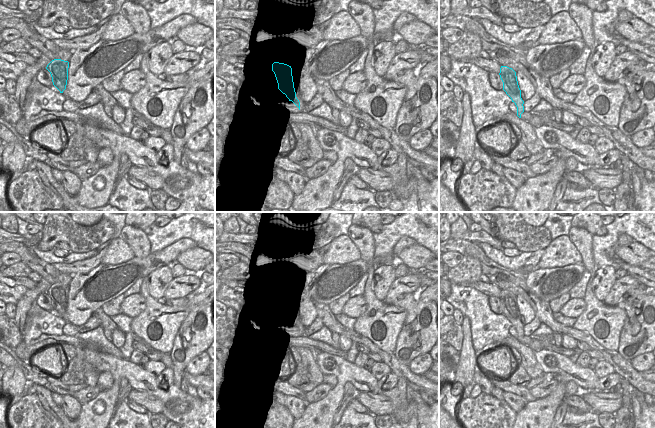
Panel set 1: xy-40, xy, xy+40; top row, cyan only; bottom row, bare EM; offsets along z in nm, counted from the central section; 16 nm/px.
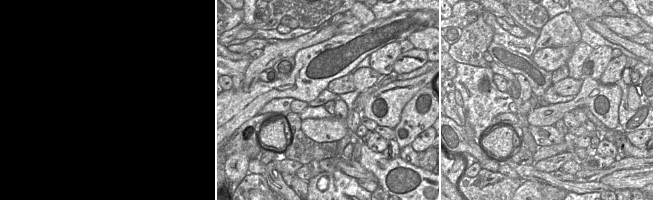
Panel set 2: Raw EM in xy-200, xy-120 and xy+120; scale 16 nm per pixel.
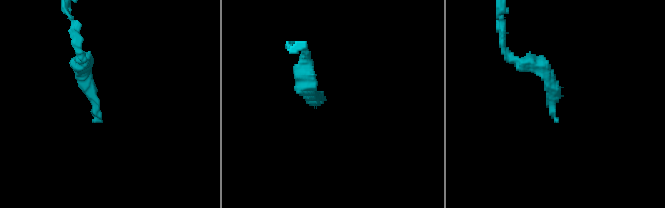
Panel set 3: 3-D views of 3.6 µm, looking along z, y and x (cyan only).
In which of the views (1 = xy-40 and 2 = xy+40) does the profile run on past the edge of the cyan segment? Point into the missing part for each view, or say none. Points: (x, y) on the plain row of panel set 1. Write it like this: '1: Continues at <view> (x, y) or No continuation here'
1: No continuation here
2: No continuation here.

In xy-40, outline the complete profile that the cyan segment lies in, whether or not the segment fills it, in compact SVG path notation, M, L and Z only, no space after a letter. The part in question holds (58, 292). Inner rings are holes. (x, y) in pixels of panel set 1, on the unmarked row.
M61 283L52 284L46 291L52 301L53 309L63 317L68 304L69 286Z

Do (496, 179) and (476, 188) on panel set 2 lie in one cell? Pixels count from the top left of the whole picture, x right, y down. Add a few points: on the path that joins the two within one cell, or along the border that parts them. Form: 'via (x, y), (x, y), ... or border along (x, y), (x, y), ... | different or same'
via (491, 184), (487, 188), (481, 188) | same

